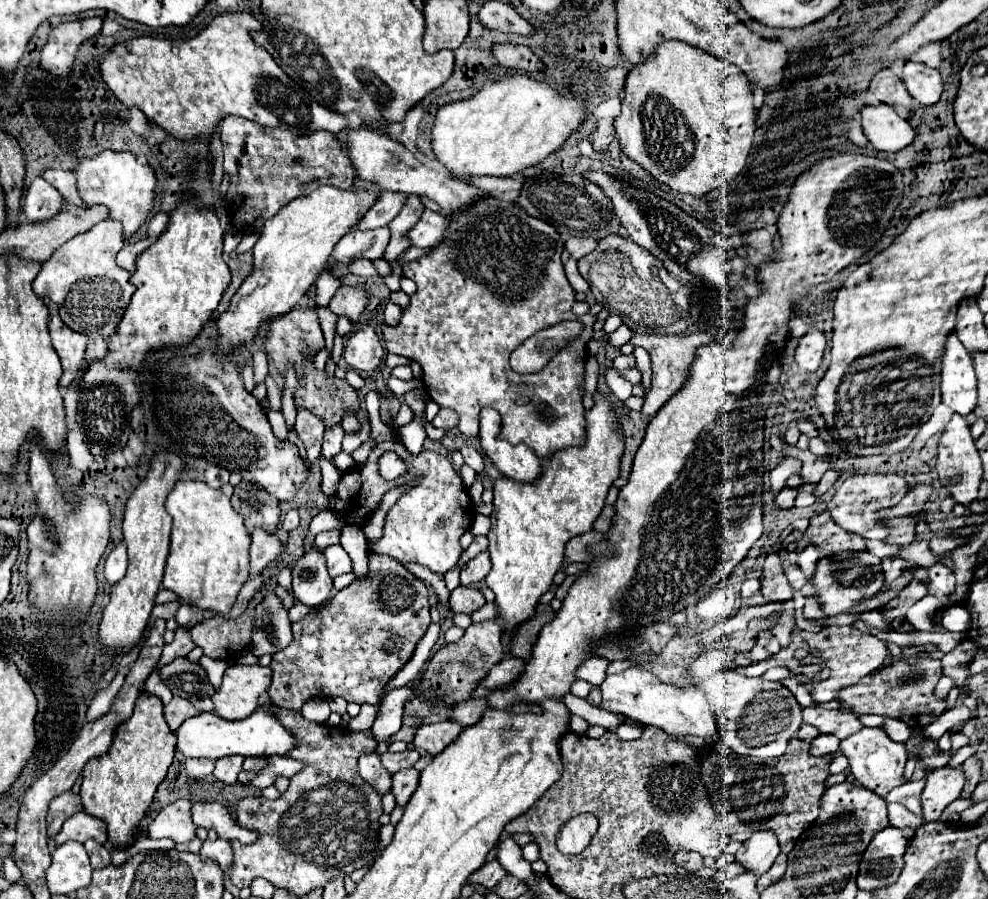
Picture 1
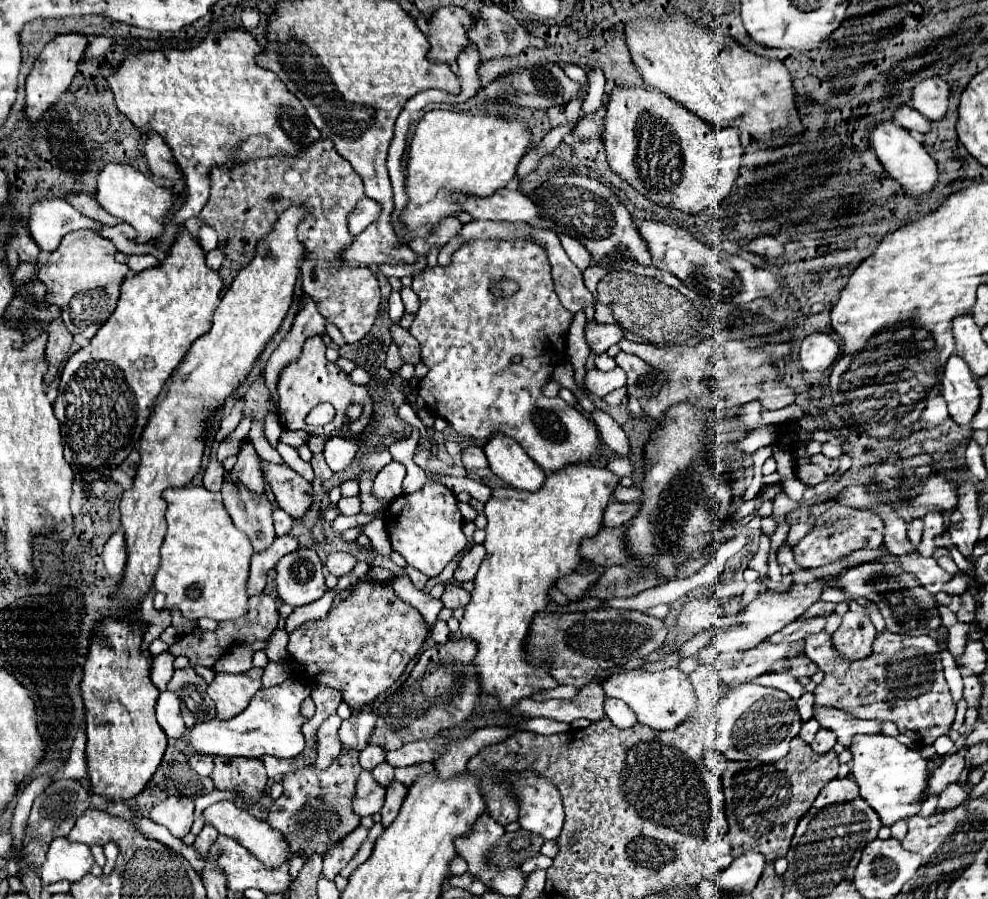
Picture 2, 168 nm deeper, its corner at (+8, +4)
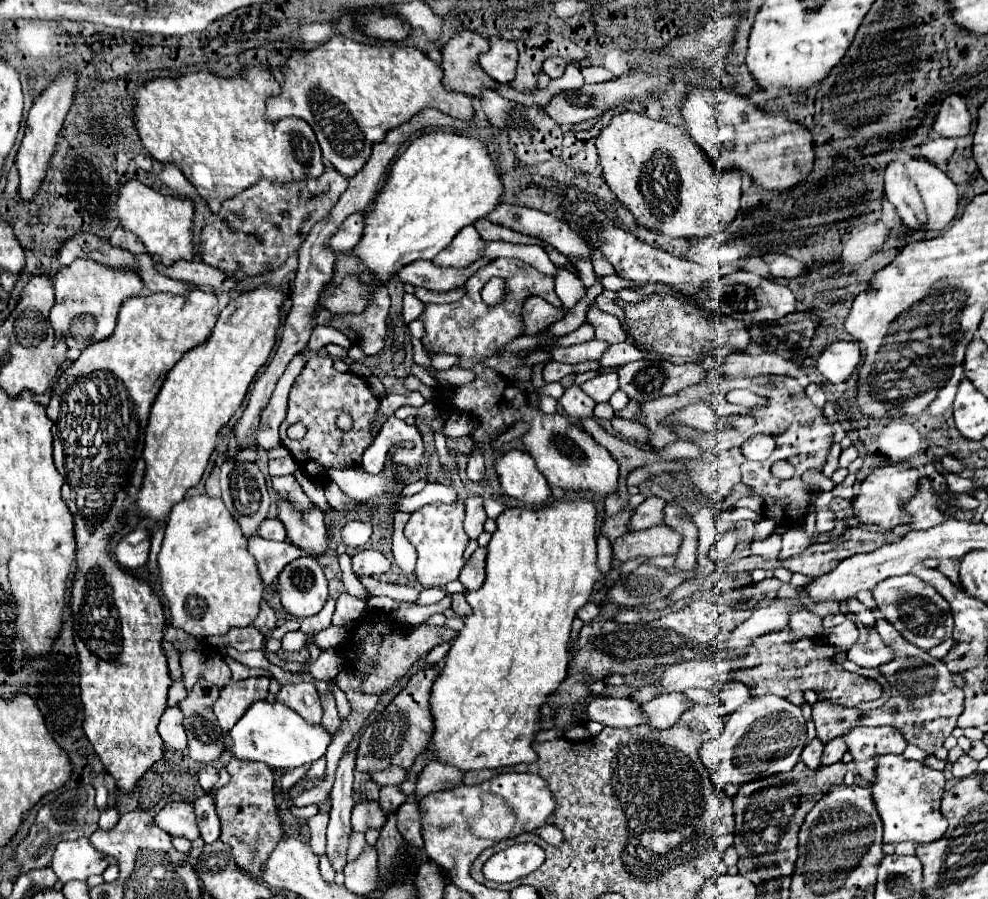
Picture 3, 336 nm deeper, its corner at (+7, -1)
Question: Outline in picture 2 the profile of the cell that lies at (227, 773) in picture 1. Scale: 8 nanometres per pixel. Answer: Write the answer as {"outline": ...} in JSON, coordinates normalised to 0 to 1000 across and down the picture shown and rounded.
{"outline":[[[217,842],[217,860],[215,869],[219,878],[223,880],[235,880],[243,889],[249,891],[249,895],[257,895],[263,891],[271,875],[271,862],[264,843],[251,842]]]}

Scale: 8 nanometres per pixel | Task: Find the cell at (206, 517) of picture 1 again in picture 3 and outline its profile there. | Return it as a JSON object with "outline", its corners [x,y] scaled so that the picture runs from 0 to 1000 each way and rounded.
{"outline":[[[193,552],[175,563],[159,625],[177,699],[195,707],[222,707],[234,696],[252,696],[260,687],[266,647],[250,612],[250,598],[224,554]]]}

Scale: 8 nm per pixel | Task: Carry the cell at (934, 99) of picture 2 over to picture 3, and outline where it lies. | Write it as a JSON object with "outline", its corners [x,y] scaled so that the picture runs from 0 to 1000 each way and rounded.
{"outline":[[[963,105],[950,113],[950,122],[944,131],[944,145],[946,149],[959,154],[977,151],[983,145],[983,129],[973,107]]]}

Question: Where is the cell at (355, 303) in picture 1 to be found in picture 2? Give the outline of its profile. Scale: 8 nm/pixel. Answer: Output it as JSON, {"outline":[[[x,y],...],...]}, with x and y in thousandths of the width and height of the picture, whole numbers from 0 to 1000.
{"outline":[[[324,155],[312,166],[308,166],[302,175],[273,175],[249,179],[247,184],[237,184],[233,190],[217,188],[213,201],[213,224],[202,235],[202,244],[221,259],[221,277],[225,279],[227,288],[243,297],[249,297],[255,290],[261,268],[265,268],[275,257],[275,250],[281,246],[287,232],[296,228],[304,228],[310,232],[312,239],[302,250],[302,268],[308,273],[310,279],[308,289],[303,295],[305,309],[310,313],[310,328],[320,335],[324,350],[346,368],[350,382],[364,382],[374,370],[381,357],[385,339],[385,319],[379,301],[372,295],[352,295],[346,288],[346,279],[358,268],[352,257],[352,237],[368,219],[368,206],[356,184],[340,170],[336,157]]]}

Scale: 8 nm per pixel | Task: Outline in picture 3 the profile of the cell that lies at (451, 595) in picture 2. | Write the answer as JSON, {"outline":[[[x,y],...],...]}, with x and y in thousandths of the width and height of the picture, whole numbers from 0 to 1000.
{"outline":[[[456,661],[456,676],[469,687],[469,685],[473,685],[475,681],[477,681],[477,674],[473,672],[473,667],[471,667],[471,661]]]}

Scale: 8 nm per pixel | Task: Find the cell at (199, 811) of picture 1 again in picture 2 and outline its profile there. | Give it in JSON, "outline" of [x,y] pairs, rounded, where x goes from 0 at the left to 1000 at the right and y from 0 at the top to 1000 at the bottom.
{"outline":[[[221,891],[221,893],[213,895],[213,898],[206,902],[206,913],[213,915],[215,920],[219,920],[221,927],[239,933],[239,935],[241,935],[245,942],[249,942],[261,958],[265,958],[269,967],[279,967],[281,962],[285,962],[285,960],[294,953],[291,935],[287,933],[287,929],[285,929],[283,924],[275,922],[269,913],[263,913],[263,911],[255,909],[251,902],[239,898],[235,891]]]}

